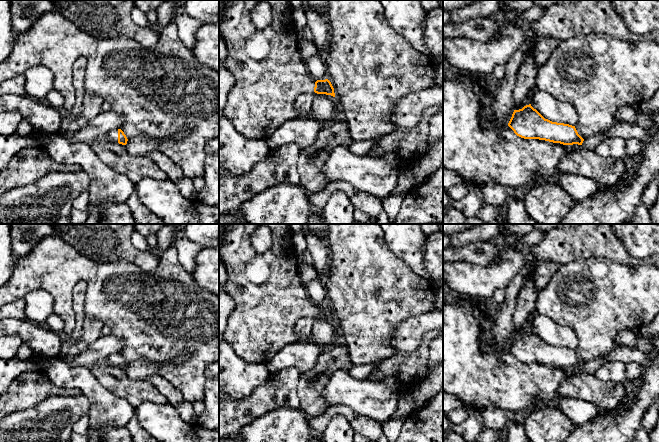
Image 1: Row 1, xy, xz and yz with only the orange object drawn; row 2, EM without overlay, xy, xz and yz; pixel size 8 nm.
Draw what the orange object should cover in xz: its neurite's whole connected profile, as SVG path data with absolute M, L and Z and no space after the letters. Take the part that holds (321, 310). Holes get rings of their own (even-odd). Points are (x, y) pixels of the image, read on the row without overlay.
M225 224L219 235L219 261L228 275L228 280L219 287L235 301L235 307L227 320L224 340L245 361L267 364L287 345L308 342L308 339L300 340L295 333L295 325L299 319L313 317L335 321L334 312L328 303L316 304L309 299L299 274L298 252L293 247L291 237L288 224ZM260 226L268 227L273 237L272 246L264 253L256 252L250 240L251 234Z

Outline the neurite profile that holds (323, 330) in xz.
M316 318L308 342L327 348L331 345L332 338L337 331L337 325L333 320Z

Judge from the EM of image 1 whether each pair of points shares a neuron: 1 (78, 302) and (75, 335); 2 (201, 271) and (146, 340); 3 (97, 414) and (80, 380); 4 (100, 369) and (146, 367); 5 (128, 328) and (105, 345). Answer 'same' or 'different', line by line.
1: same
2: different
3: same
4: different
5: different

